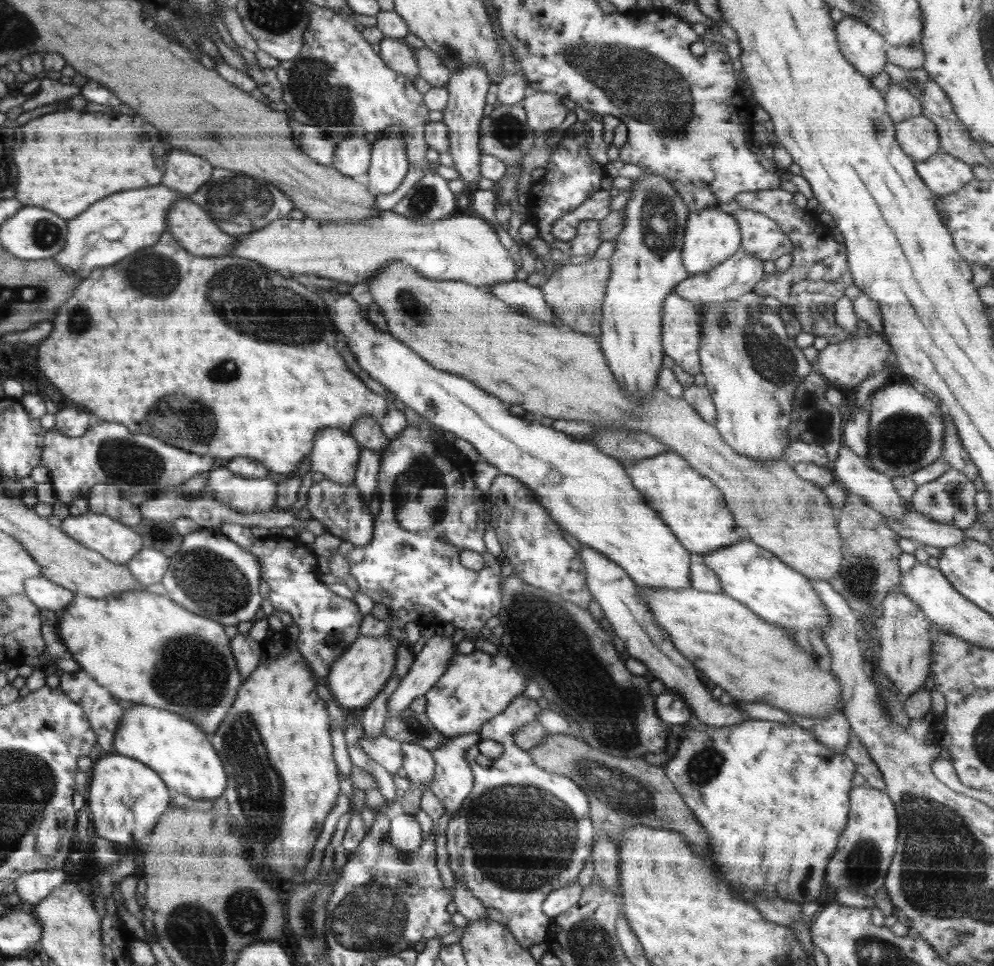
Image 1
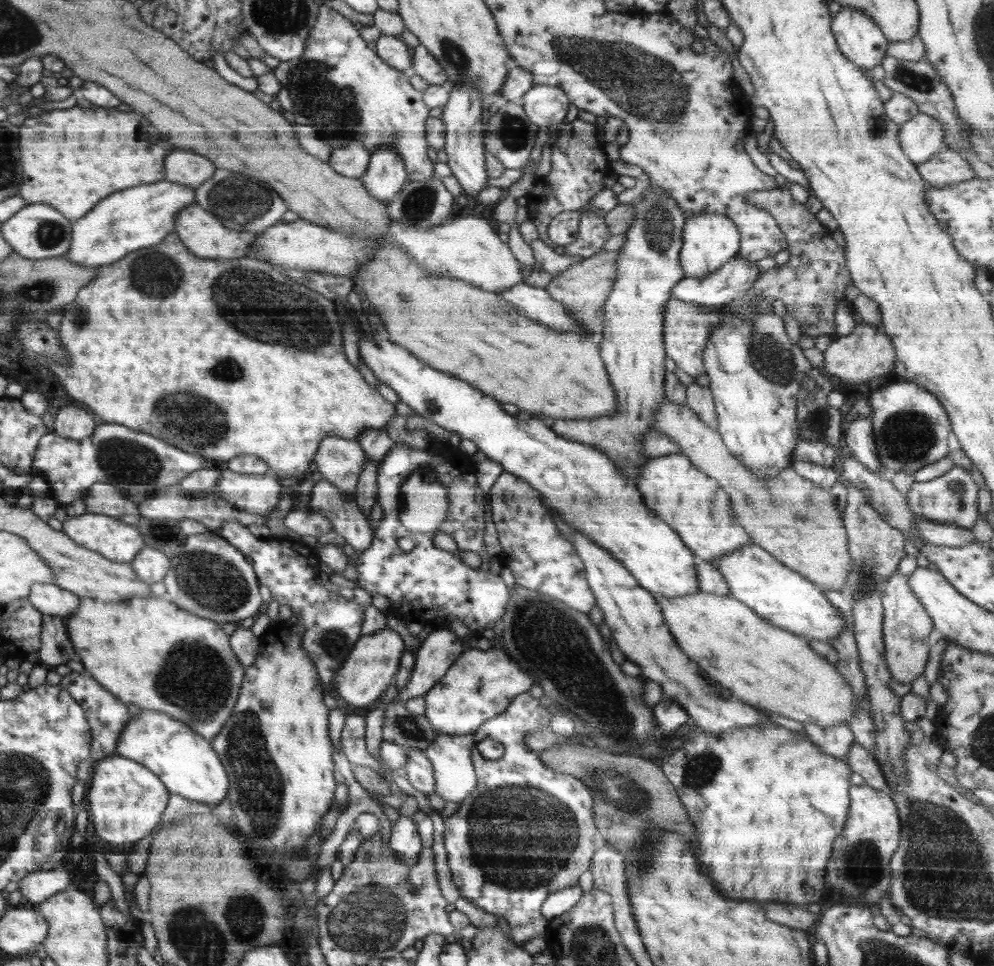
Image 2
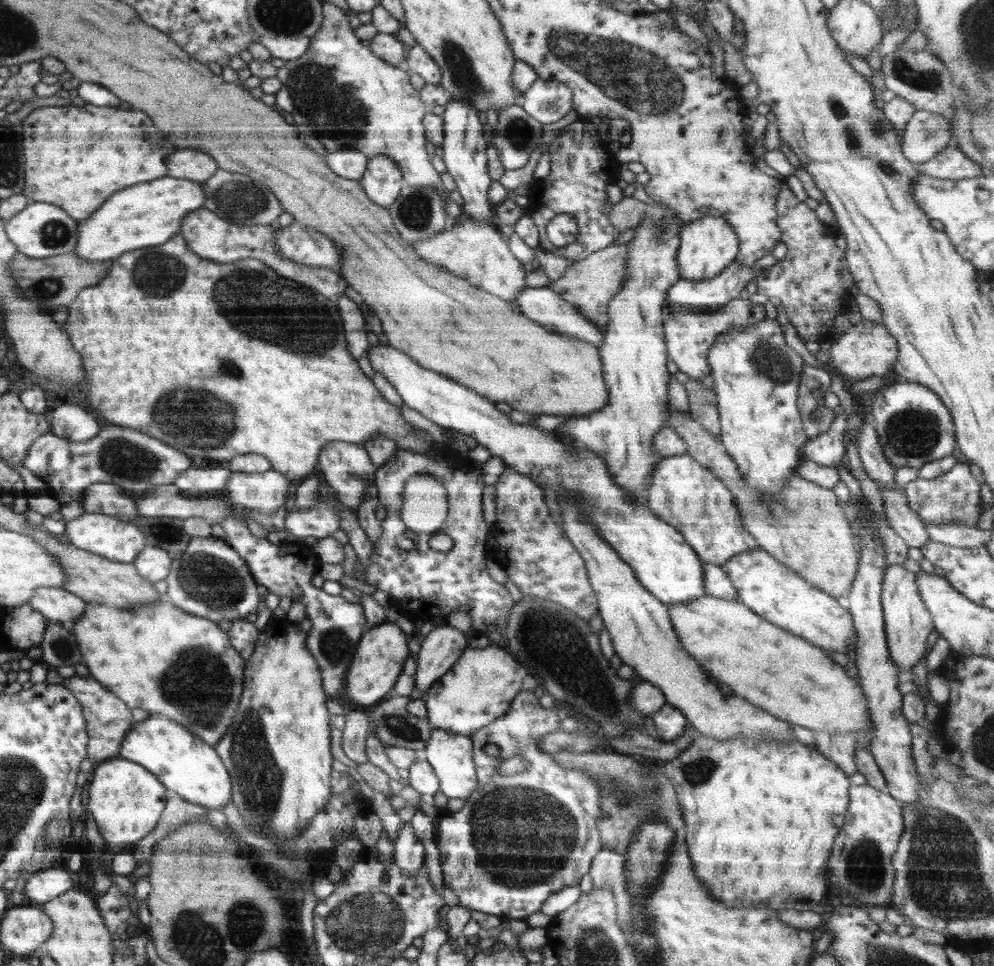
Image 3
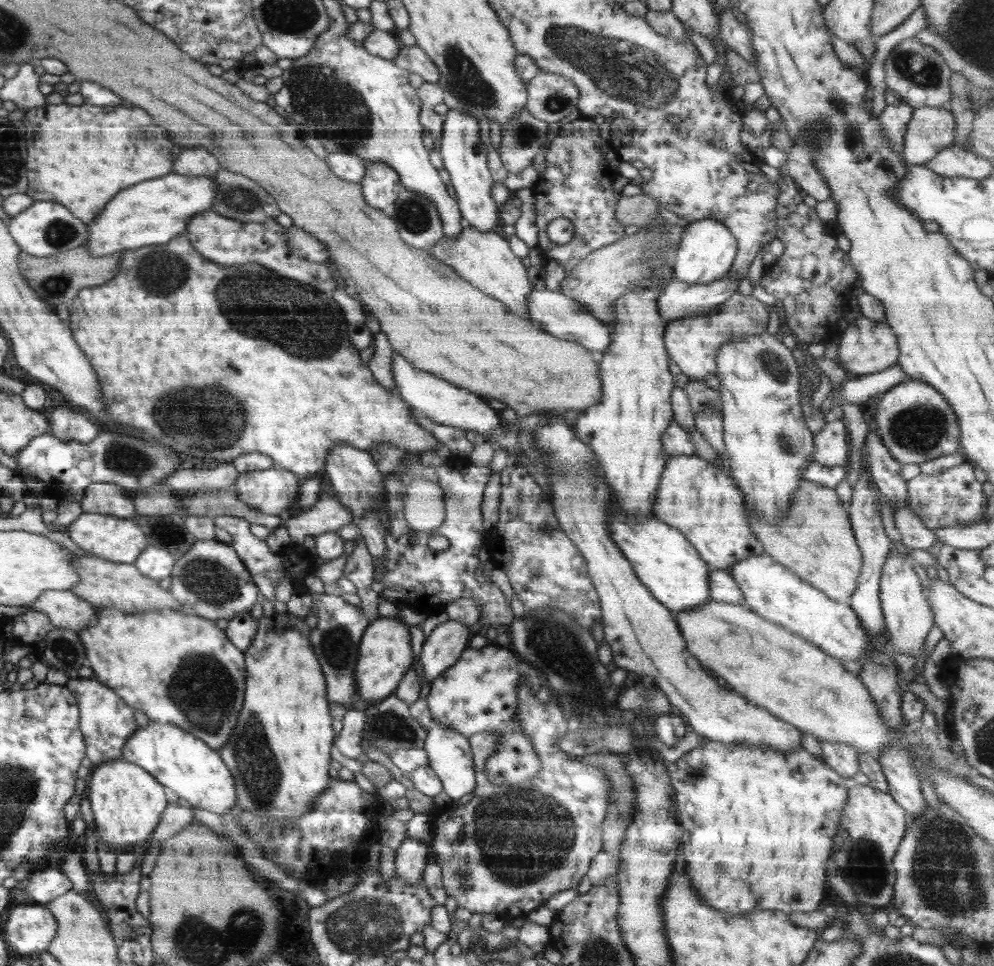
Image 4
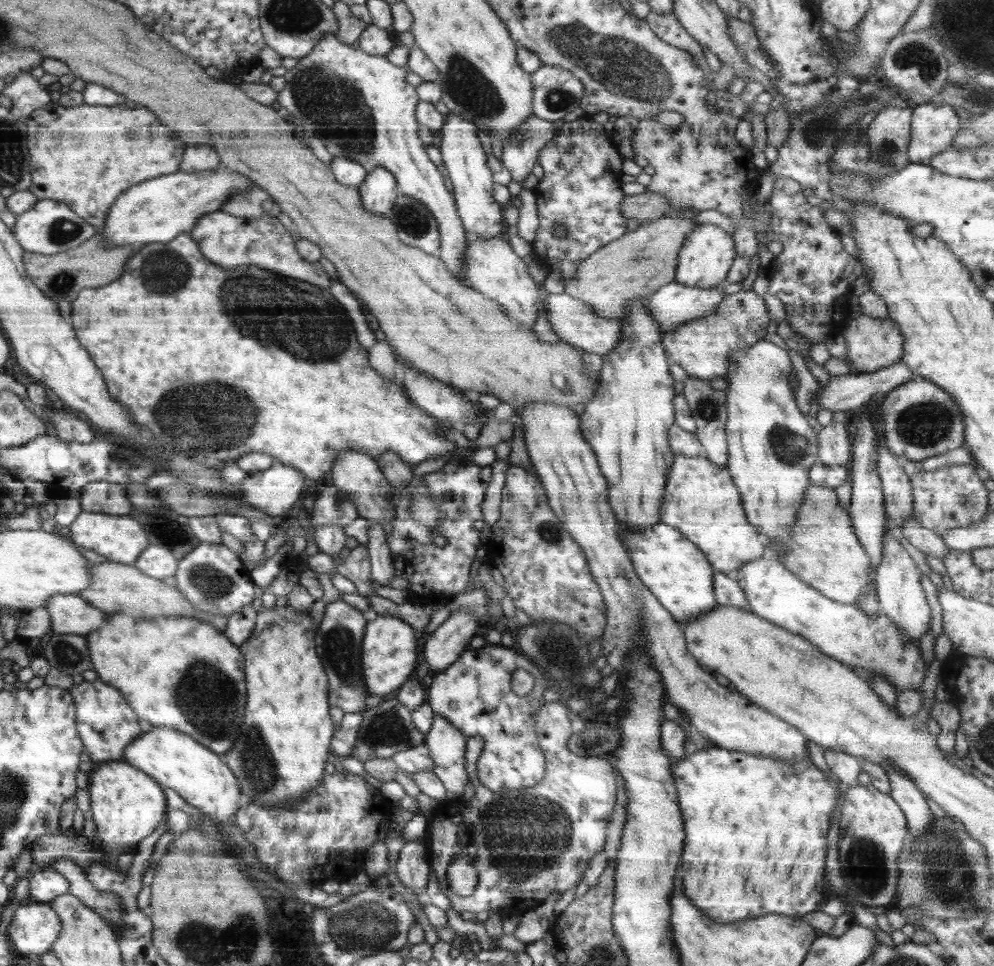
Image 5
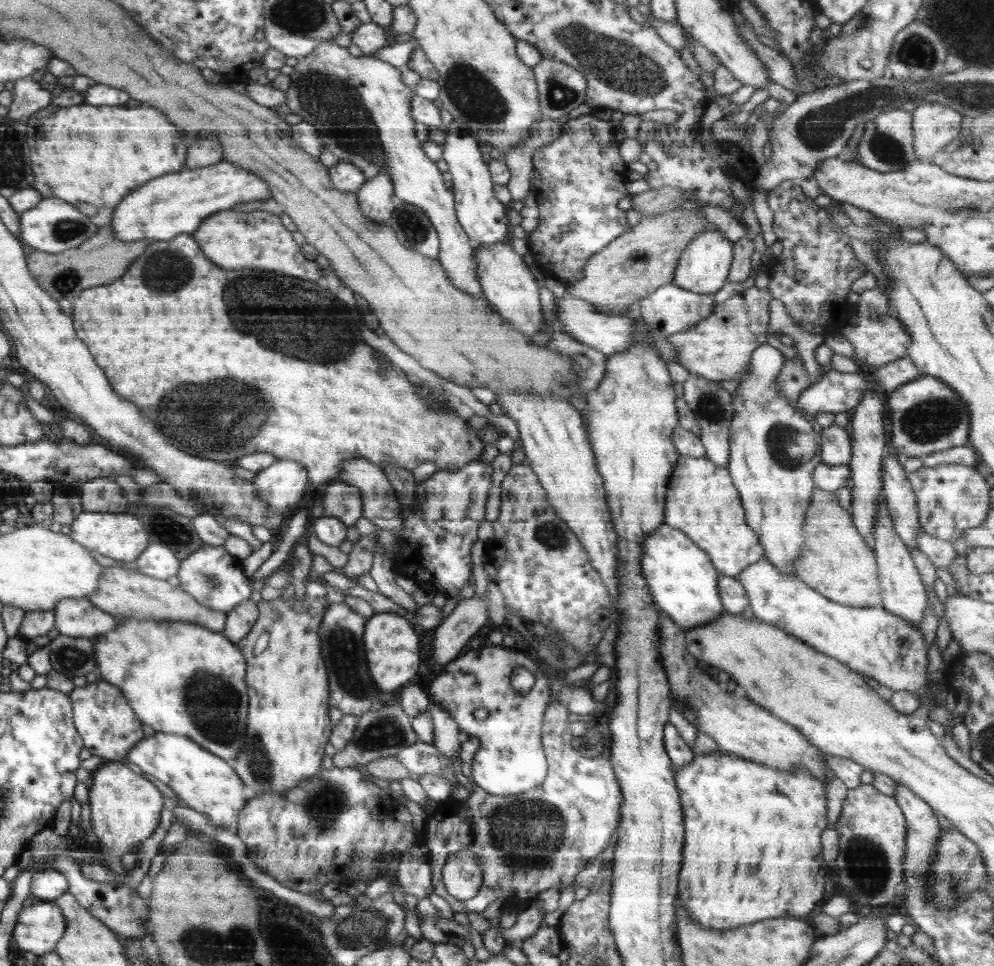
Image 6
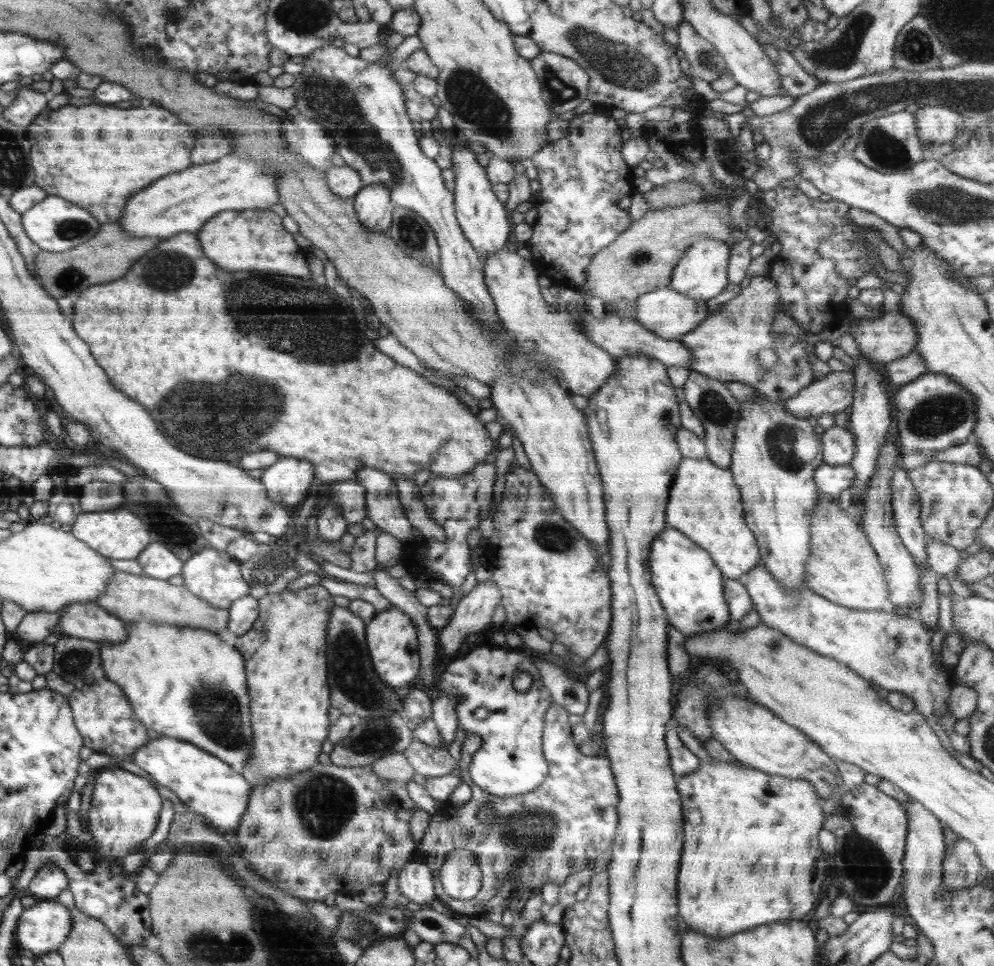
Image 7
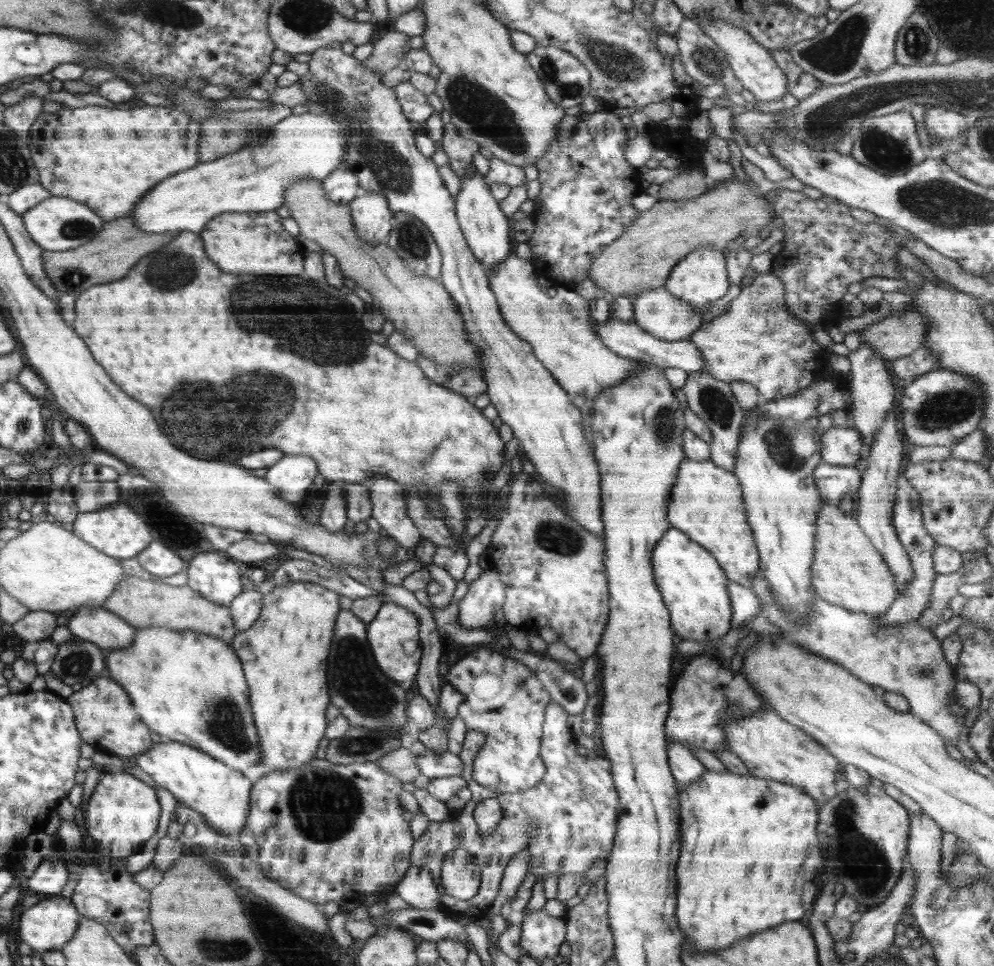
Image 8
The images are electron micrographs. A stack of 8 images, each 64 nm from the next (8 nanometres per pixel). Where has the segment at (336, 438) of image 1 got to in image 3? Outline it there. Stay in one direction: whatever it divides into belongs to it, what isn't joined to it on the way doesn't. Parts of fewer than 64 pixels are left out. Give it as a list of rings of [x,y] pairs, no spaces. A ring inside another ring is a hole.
[[[332,441],[324,445],[318,457],[318,467],[322,470],[326,482],[336,491],[336,499],[350,509],[358,510],[358,505],[364,499],[364,491],[368,485],[376,482],[376,467],[372,464],[368,452],[360,444],[344,441]]]

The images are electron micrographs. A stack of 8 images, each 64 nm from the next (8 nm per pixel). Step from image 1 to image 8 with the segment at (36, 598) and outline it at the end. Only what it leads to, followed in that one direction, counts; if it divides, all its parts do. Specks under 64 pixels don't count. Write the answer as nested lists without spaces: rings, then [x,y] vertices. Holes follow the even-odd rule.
[[[82,606],[67,619],[66,628],[74,637],[98,645],[104,654],[114,649],[125,649],[134,639],[136,628],[101,606]]]

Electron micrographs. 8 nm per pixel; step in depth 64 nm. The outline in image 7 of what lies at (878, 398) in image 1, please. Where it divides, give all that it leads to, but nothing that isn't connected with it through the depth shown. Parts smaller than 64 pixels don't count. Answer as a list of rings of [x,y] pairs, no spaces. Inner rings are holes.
[[[924,373],[893,391],[892,408],[898,428],[896,445],[901,454],[944,450],[966,442],[976,424],[975,401],[958,382],[944,374]]]

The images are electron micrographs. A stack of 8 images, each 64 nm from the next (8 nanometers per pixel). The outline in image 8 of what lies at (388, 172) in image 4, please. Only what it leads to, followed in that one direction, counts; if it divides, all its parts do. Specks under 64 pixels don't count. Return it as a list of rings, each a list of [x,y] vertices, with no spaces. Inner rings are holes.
[[[362,192],[349,205],[358,237],[370,245],[386,242],[392,228],[393,214],[384,193]]]

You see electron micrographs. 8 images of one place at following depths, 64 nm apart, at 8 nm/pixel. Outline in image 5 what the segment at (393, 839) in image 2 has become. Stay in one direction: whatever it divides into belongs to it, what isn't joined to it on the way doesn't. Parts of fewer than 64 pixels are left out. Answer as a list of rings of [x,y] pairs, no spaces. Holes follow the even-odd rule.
[[[426,839],[408,841],[400,849],[394,866],[400,882],[416,893],[426,892],[429,875],[430,850]]]

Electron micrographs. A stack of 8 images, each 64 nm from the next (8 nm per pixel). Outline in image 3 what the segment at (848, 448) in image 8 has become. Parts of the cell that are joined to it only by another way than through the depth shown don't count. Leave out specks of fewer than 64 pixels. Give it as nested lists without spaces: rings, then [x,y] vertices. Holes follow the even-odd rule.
[[[839,414],[830,424],[830,430],[818,434],[804,443],[802,457],[804,461],[814,461],[820,465],[834,467],[845,461],[848,444],[848,415]]]

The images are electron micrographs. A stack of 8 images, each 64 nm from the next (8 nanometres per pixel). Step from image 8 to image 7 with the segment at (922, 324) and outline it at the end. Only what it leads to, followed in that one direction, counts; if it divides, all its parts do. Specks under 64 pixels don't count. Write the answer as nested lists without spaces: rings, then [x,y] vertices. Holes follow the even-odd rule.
[[[886,314],[880,319],[852,322],[849,334],[854,337],[862,356],[880,365],[913,352],[917,335],[907,316]]]

